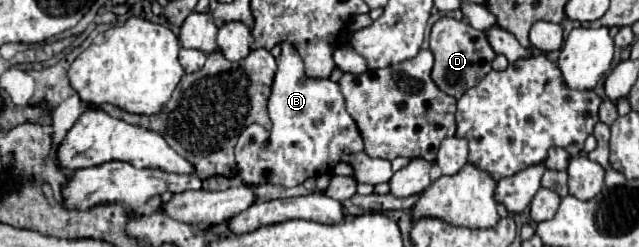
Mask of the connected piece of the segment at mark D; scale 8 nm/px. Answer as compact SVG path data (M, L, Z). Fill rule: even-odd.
M442 16L436 20L430 32L430 50L434 54L434 68L432 68L432 80L434 84L446 92L448 96L454 96L456 100L474 84L478 84L492 68L492 60L496 52L490 48L490 42L486 40L486 34L472 28L470 24L464 24L460 20Z

